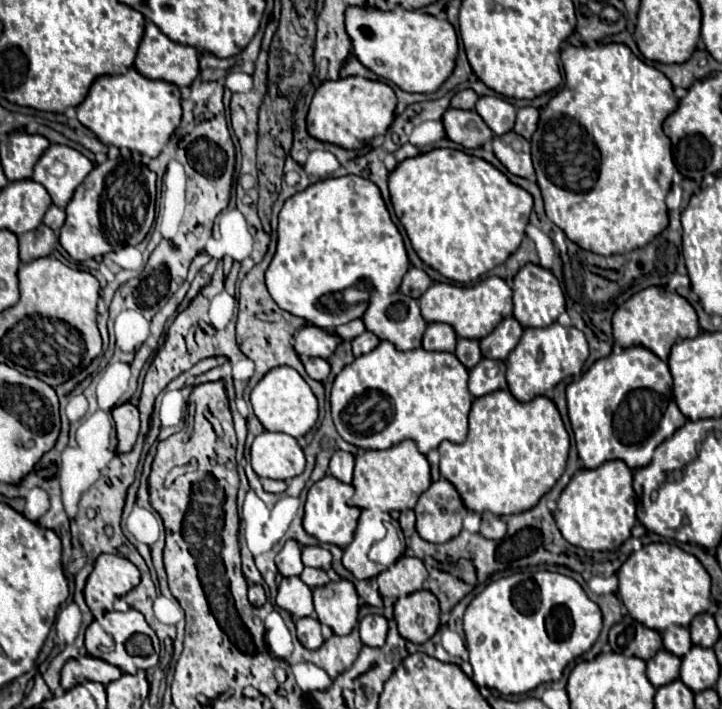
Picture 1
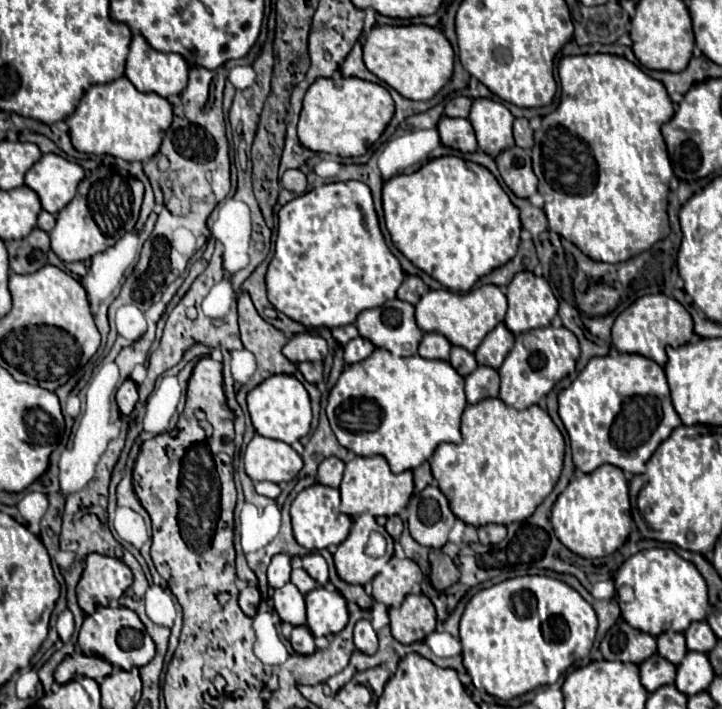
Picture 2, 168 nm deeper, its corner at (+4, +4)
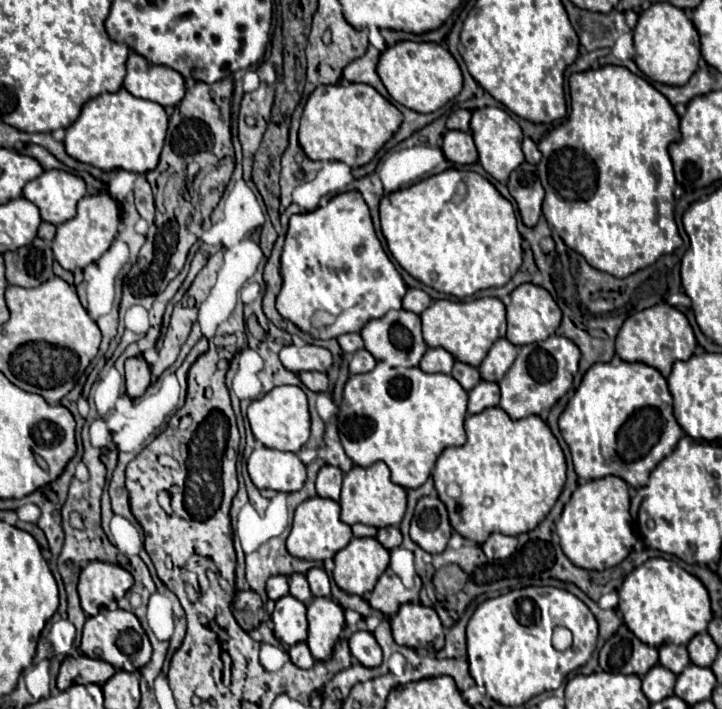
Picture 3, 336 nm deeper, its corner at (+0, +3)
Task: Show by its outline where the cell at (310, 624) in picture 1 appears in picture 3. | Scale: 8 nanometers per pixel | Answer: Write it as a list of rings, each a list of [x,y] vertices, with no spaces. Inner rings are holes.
[[[300,642],[300,644],[294,644],[288,648],[288,654],[290,654],[290,660],[298,666],[298,668],[312,668],[314,666],[314,658],[310,654],[310,648],[306,646],[306,642]]]

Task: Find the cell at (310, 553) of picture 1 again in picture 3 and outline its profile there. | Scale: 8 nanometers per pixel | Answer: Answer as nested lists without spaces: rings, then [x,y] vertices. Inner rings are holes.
[[[310,568],[306,578],[310,582],[310,590],[314,596],[330,596],[330,576],[324,568]]]

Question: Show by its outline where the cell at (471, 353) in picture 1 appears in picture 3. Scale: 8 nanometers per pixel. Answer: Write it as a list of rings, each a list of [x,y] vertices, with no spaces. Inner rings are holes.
[[[460,360],[454,362],[452,376],[462,384],[464,390],[470,390],[470,388],[474,388],[474,386],[480,382],[480,372],[478,372],[478,368],[474,368],[474,366],[466,364],[466,362],[460,362]]]

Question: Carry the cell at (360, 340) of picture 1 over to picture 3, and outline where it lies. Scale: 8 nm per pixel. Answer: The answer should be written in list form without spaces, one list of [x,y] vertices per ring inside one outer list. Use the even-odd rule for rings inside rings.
[[[356,350],[352,354],[352,360],[350,360],[350,374],[362,374],[362,372],[370,372],[372,368],[376,366],[376,360],[374,356],[368,352],[368,350]]]

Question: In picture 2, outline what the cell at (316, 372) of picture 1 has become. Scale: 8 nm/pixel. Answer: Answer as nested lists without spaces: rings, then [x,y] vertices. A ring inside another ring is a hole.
[[[300,363],[298,367],[308,383],[316,385],[322,381],[322,363]]]

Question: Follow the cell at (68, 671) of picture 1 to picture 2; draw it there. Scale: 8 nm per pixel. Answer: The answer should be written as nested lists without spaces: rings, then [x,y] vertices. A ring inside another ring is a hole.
[[[76,653],[76,655],[70,655],[66,657],[58,669],[54,671],[54,679],[58,677],[64,677],[64,675],[76,675],[74,679],[80,679],[80,677],[90,677],[94,681],[102,681],[106,675],[112,673],[112,665],[106,661],[106,659],[100,659],[100,657],[86,657],[82,653]]]

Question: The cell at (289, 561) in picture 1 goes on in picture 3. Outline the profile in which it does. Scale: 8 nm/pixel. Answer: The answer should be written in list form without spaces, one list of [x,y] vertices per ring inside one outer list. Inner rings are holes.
[[[272,576],[266,584],[266,592],[268,592],[268,598],[272,600],[286,596],[288,594],[288,576]]]

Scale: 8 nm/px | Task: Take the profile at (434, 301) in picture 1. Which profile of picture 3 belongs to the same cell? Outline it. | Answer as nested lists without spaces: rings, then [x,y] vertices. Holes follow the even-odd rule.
[[[498,298],[434,300],[422,314],[422,332],[428,346],[446,348],[456,360],[480,366],[494,340],[506,334],[506,308]]]

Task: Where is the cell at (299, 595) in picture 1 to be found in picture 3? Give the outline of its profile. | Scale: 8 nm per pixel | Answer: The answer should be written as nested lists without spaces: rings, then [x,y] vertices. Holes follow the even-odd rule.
[[[282,596],[276,602],[276,608],[272,612],[272,624],[274,624],[274,634],[282,644],[296,644],[306,640],[308,632],[308,622],[306,622],[306,606],[300,604],[294,596]]]

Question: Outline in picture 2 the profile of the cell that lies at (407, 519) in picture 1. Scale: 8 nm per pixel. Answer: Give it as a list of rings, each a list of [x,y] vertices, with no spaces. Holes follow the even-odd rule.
[[[398,515],[388,517],[388,521],[386,521],[384,529],[388,531],[388,535],[390,535],[394,541],[398,541],[398,539],[400,539],[400,533],[402,533],[402,519],[400,519]]]

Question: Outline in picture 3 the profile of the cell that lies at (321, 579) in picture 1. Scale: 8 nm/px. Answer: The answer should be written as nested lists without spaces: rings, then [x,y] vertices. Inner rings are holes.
[[[292,574],[290,576],[290,594],[302,602],[312,598],[312,592],[308,588],[308,580],[304,574]]]

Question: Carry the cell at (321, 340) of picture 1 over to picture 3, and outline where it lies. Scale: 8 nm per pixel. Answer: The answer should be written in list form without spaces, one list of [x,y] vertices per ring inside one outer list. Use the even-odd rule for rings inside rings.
[[[314,344],[284,346],[280,350],[280,360],[290,372],[304,372],[304,370],[328,372],[332,366],[330,350],[324,346],[314,346]]]

